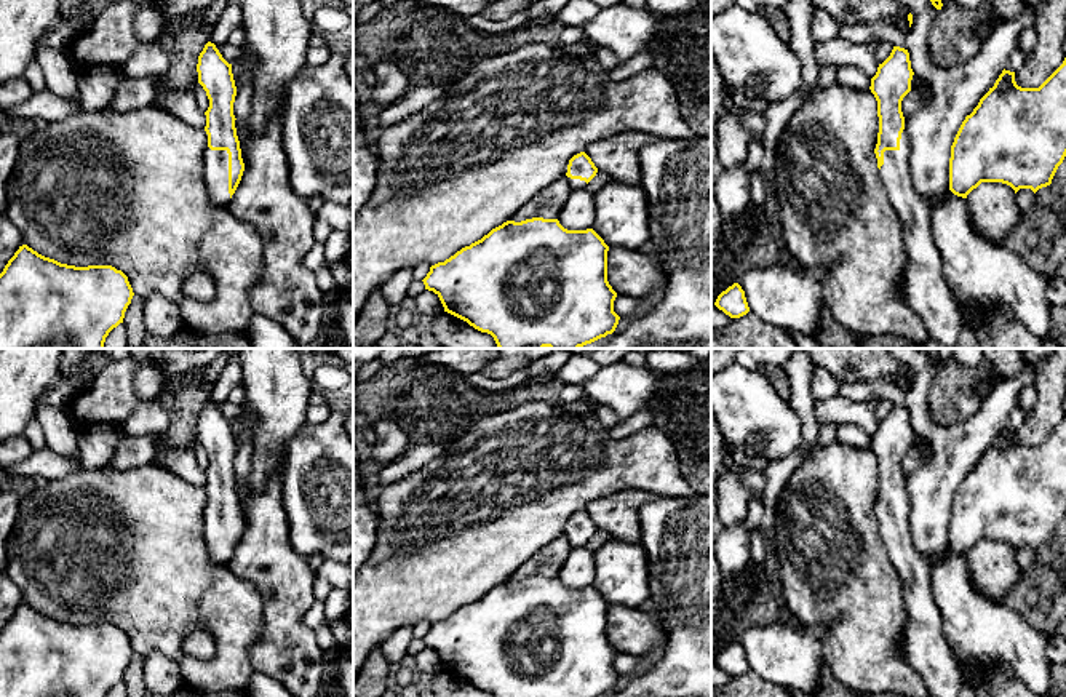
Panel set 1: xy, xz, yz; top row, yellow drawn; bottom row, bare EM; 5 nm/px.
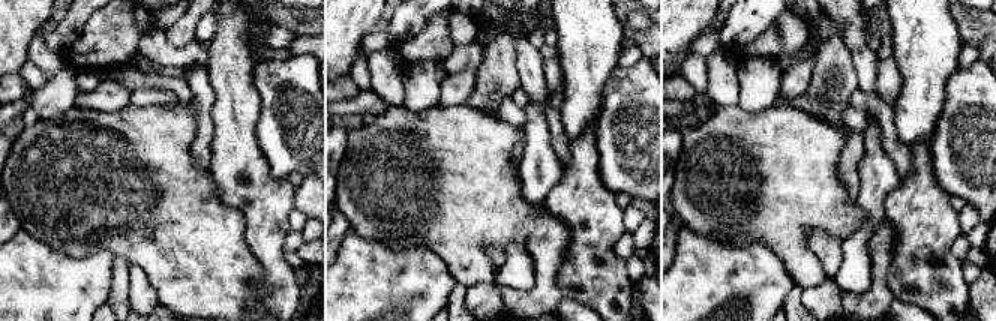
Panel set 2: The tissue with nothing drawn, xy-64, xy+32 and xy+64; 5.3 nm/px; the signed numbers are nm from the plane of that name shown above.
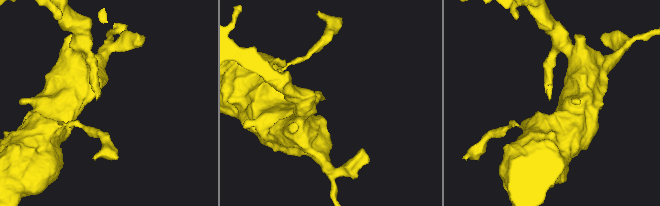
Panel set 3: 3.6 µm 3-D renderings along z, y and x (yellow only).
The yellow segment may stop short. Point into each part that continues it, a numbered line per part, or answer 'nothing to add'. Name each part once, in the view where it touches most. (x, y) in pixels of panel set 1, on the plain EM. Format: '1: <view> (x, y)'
1: xy (216, 520)

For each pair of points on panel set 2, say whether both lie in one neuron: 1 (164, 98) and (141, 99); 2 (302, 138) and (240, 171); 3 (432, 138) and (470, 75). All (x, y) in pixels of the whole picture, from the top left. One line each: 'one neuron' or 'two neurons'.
1: one neuron
2: two neurons
3: two neurons

